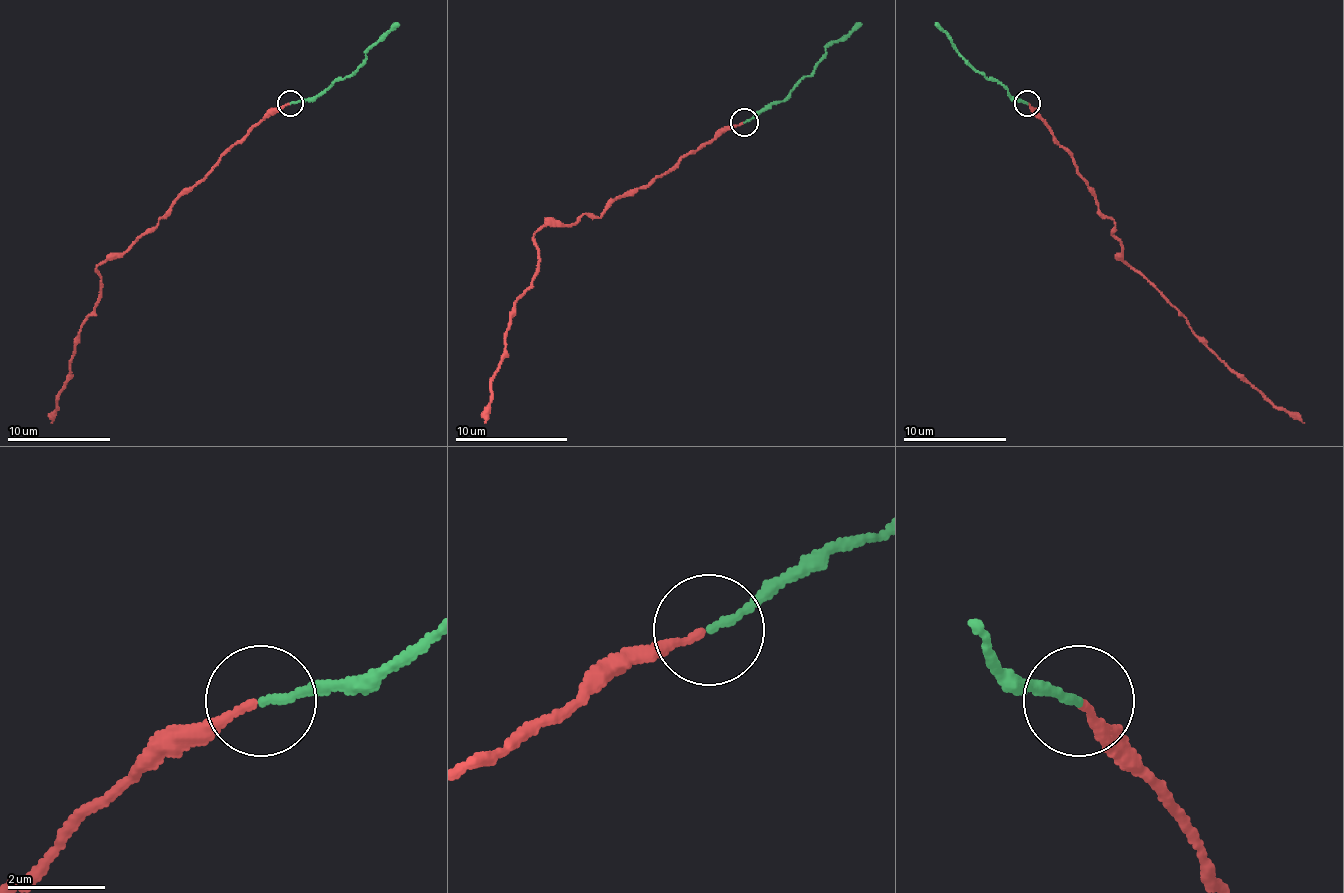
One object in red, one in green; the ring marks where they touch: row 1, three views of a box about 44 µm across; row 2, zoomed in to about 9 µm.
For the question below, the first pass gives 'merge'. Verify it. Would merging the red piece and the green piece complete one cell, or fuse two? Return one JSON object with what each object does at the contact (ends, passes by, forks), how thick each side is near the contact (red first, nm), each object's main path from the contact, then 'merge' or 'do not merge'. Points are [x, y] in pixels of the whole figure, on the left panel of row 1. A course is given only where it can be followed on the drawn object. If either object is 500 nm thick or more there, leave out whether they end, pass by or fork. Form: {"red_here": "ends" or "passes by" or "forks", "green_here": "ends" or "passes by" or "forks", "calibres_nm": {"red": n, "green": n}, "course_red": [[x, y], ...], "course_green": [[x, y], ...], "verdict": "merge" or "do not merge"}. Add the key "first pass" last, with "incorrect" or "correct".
{"red_here": "ends", "green_here": "ends", "calibres_nm": {"red": 160, "green": 160}, "course_red": [[288, 103], [270, 109], [156, 225], [97, 267], [99, 300], [81, 326], [71, 375], [50, 422]], "course_green": [[291, 103], [312, 101], [332, 83], [350, 75], [374, 46], [400, 23]], "verdict": "merge", "first pass": "correct"}

